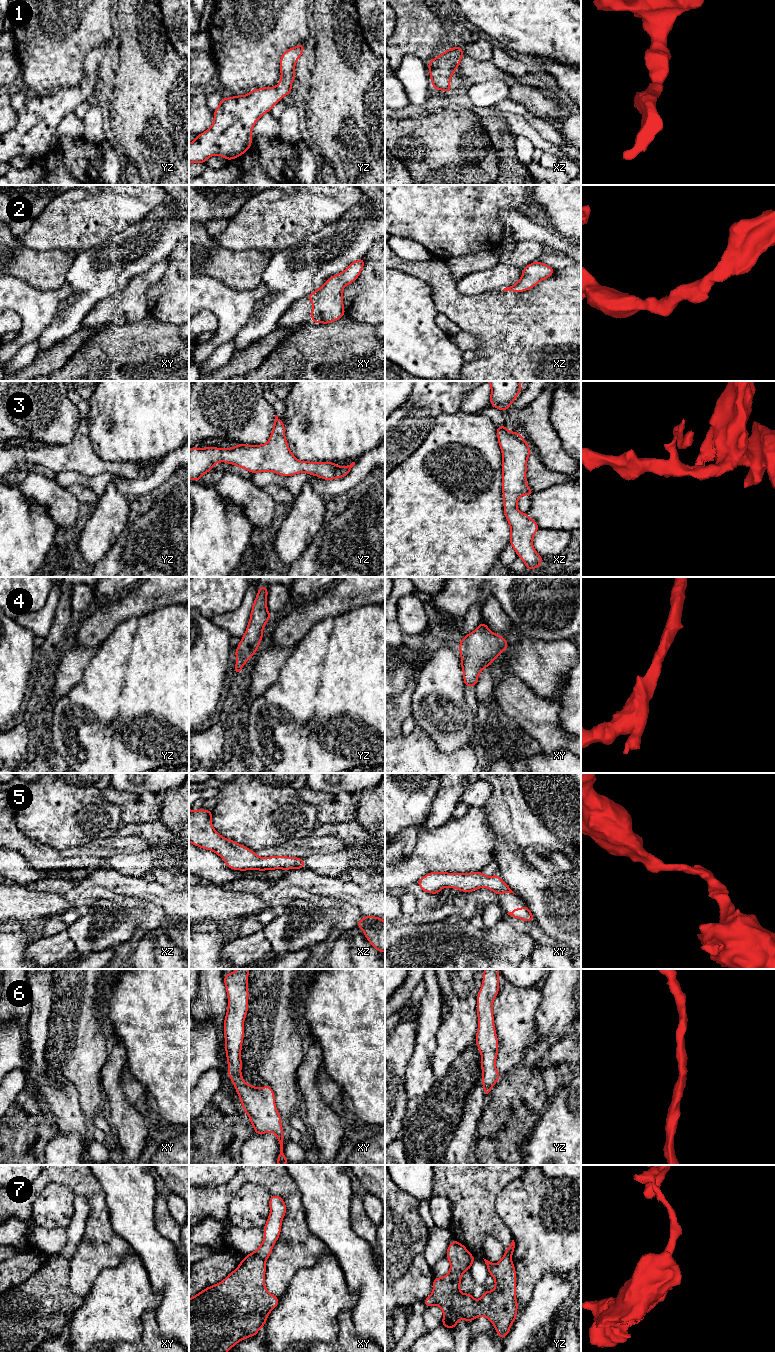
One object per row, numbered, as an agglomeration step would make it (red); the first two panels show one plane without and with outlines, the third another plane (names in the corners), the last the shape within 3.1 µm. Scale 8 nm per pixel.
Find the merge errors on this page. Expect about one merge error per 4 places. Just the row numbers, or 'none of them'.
7

